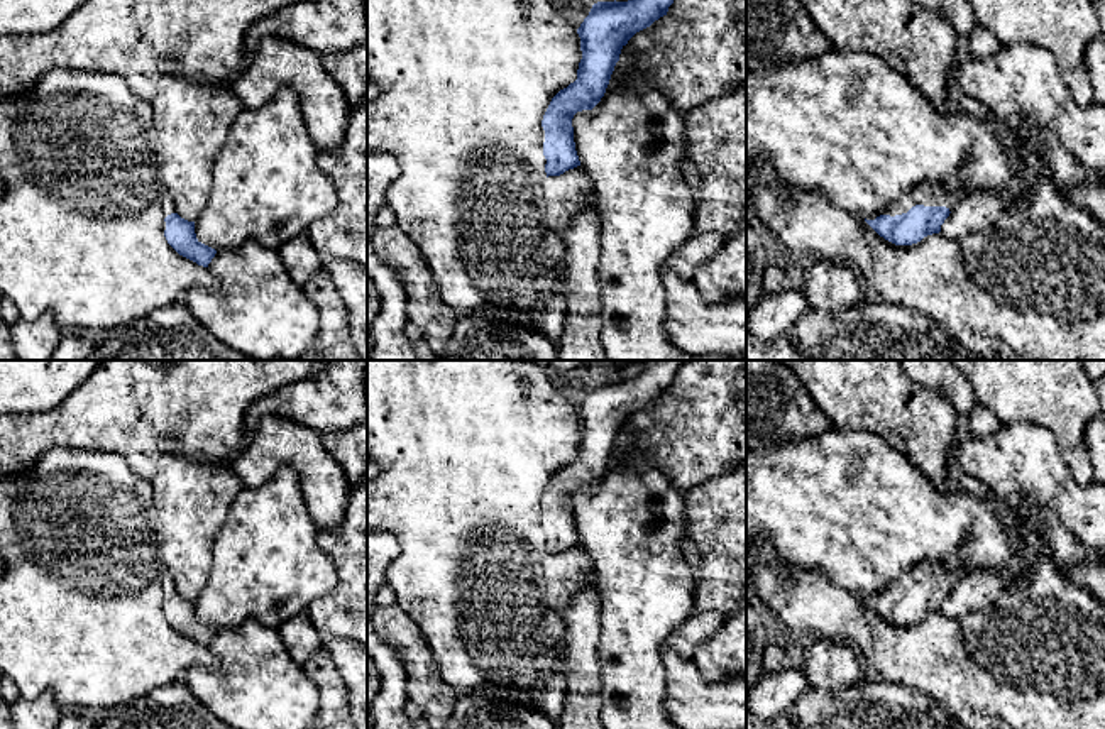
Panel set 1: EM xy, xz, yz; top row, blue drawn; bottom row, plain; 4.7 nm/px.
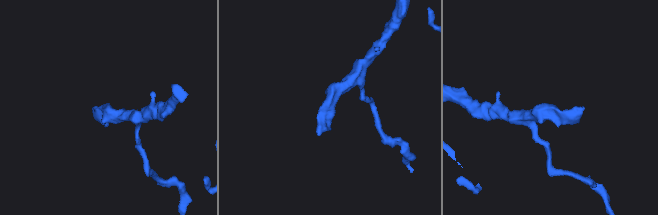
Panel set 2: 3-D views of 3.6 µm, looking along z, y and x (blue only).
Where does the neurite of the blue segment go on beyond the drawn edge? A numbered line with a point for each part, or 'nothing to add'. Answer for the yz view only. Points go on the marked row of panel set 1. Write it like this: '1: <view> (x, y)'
1: yz (929, 195)

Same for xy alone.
1: xy (168, 207)

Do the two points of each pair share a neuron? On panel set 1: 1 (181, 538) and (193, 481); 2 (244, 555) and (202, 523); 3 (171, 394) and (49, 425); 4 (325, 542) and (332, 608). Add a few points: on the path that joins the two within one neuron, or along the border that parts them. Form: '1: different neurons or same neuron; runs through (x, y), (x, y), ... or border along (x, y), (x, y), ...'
1: same neuron; runs through (186, 525), (193, 494)
2: different neurons; border along (234, 498), (214, 542), (210, 572)
3: same neuron; runs through (141, 401), (80, 422)
4: same neuron; runs through (342, 559), (346, 562), (346, 591)

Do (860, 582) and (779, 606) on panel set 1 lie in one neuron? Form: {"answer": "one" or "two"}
{"answer": "two"}

